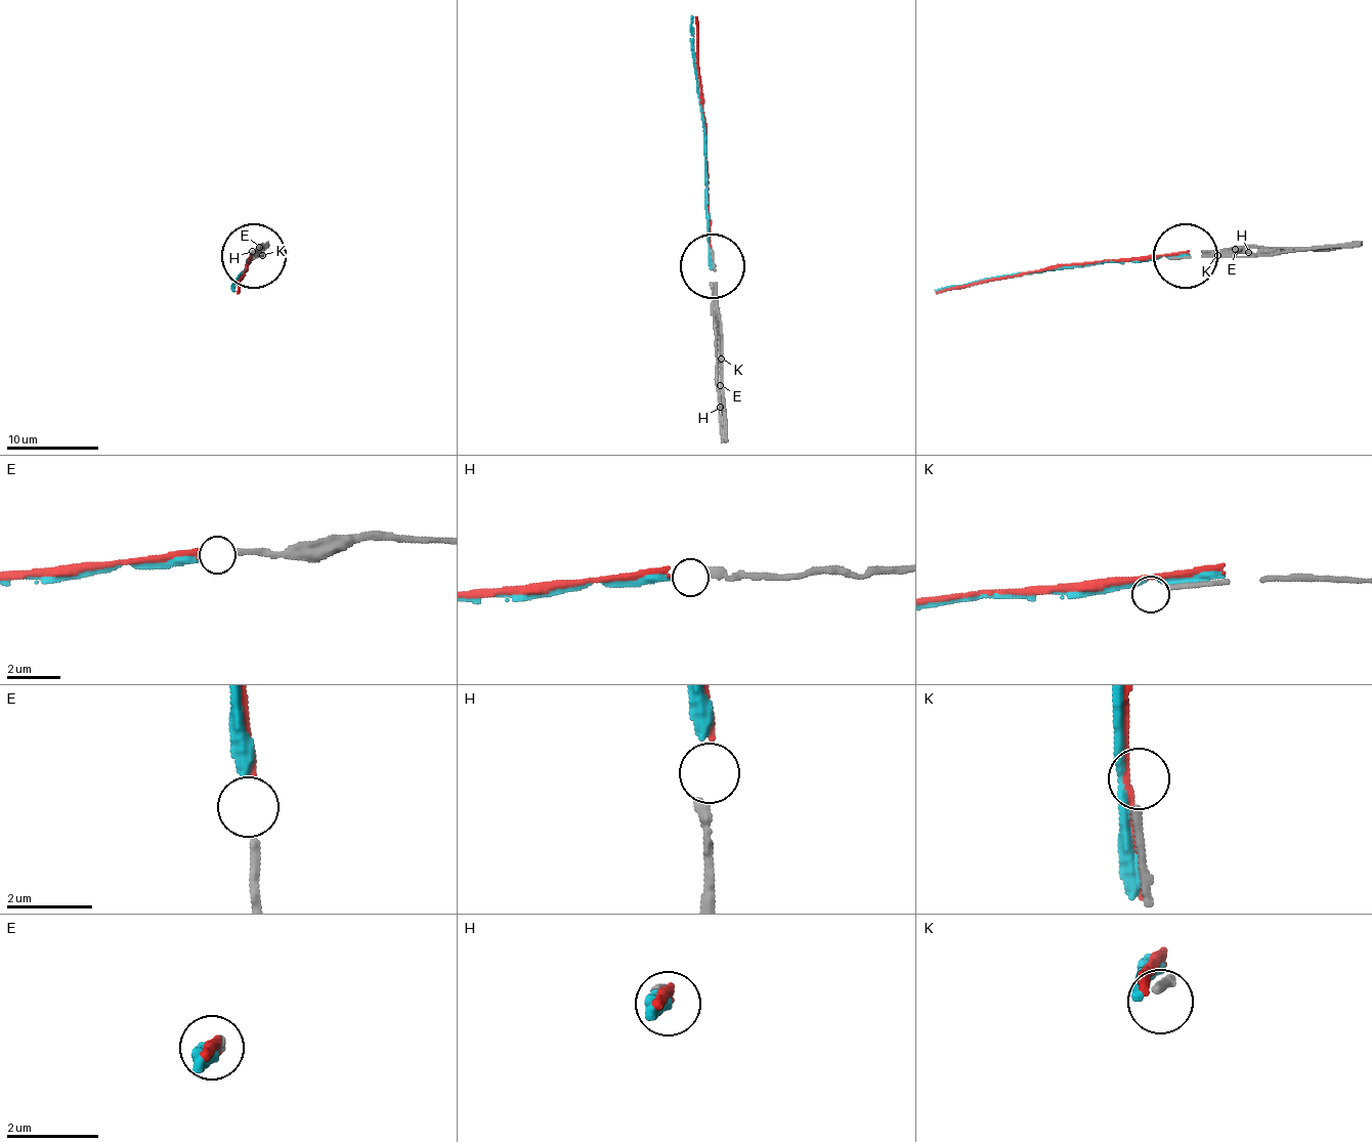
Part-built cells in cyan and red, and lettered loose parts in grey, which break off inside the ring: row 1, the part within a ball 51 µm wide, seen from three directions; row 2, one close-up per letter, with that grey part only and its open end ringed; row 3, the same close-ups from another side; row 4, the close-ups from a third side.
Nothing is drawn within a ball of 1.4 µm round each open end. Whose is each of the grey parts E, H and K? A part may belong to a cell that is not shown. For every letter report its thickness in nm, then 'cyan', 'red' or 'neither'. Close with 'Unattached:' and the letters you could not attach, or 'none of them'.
E: 200 nm | red
H: 280 nm | cyan
K: 180 nm | neither
Unattached: K

